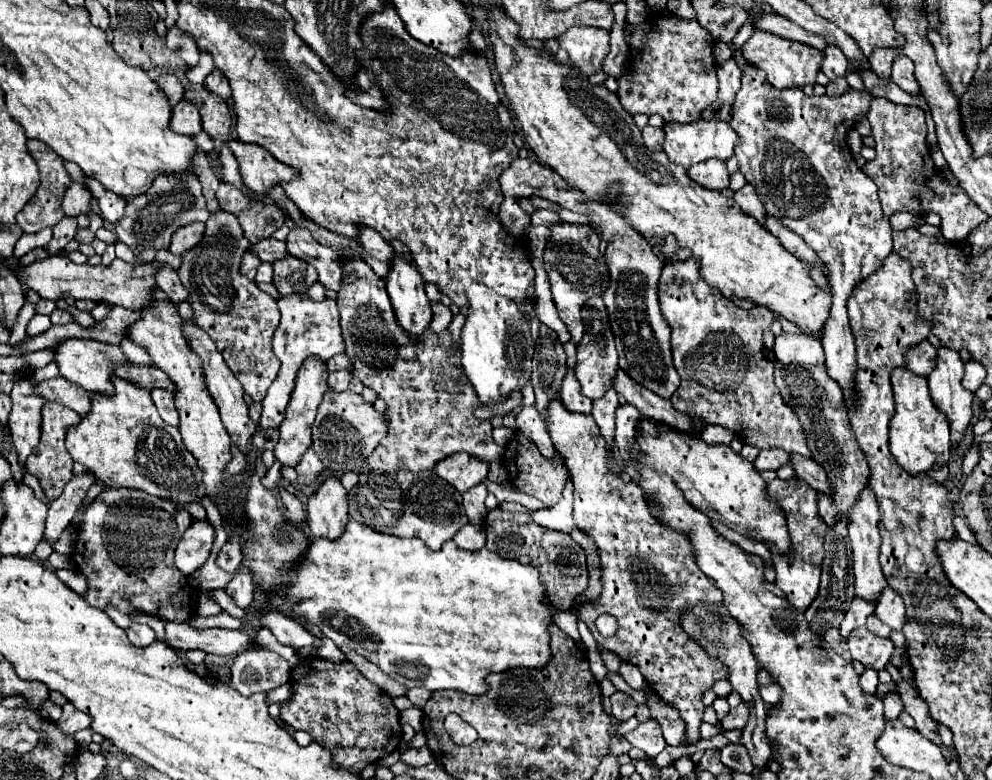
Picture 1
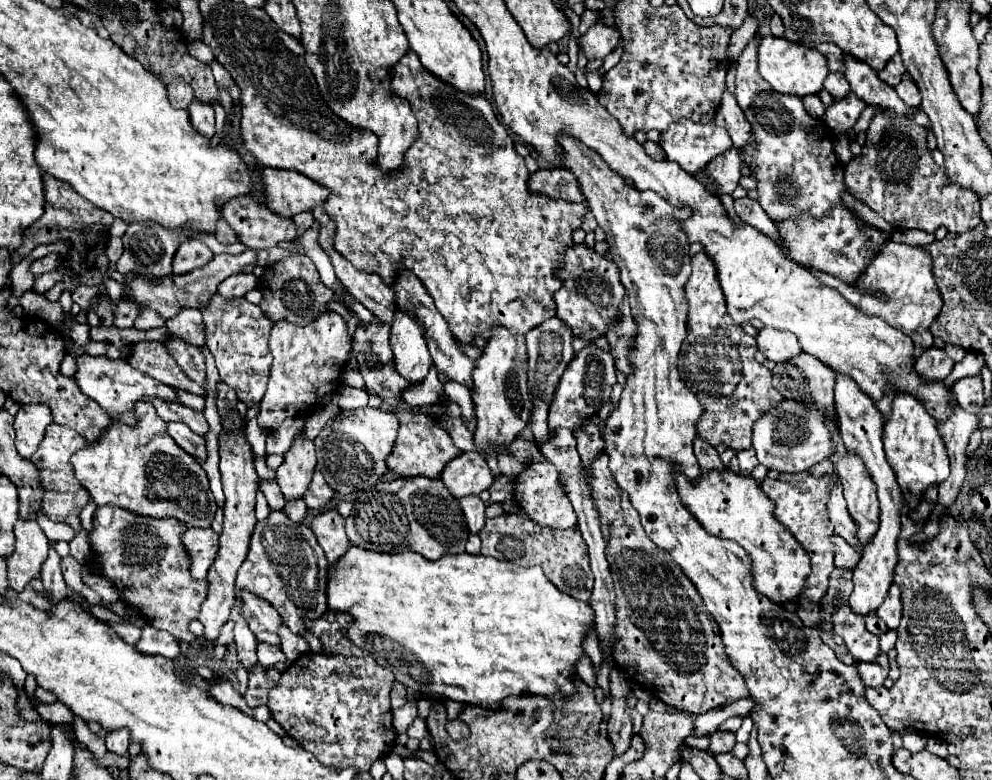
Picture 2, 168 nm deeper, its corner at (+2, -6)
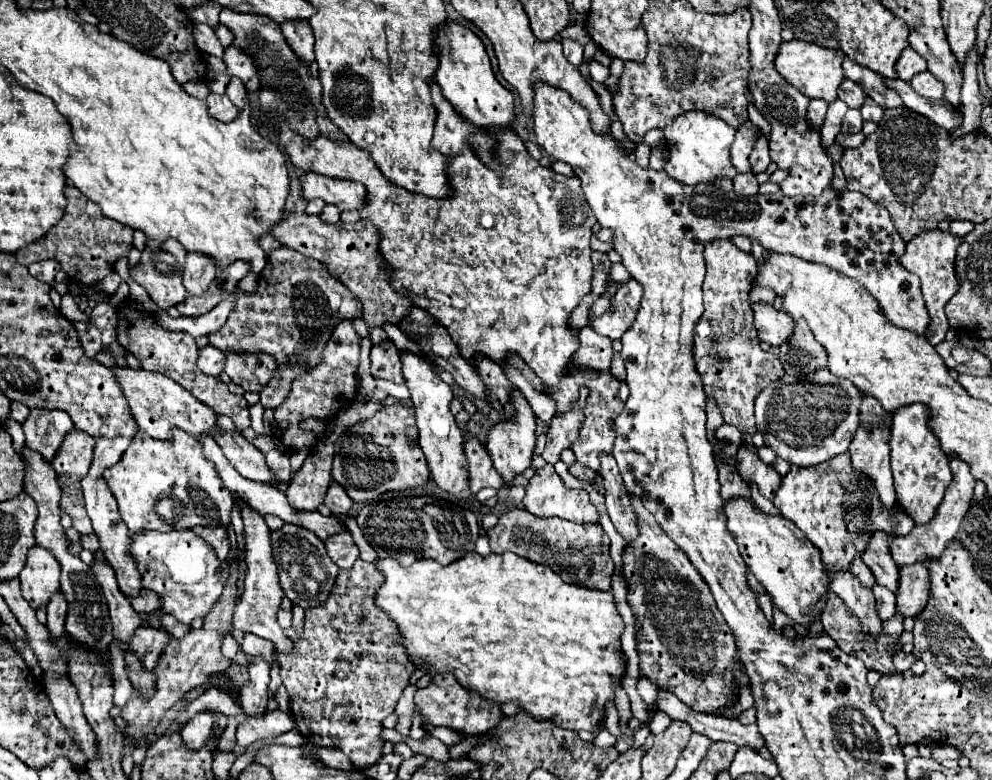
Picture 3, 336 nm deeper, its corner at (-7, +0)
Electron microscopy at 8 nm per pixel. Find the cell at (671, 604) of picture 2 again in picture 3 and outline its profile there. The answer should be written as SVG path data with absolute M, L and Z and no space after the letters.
M628 493L628 499L636 515L638 537L626 543L622 569L628 581L628 605L640 623L636 635L640 675L674 693L694 711L712 713L736 701L740 689L748 685L748 675L736 661L732 631L686 553L668 539L636 495Z

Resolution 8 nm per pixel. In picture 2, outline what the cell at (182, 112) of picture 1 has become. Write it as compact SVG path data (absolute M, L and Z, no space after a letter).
M193 101L189 105L189 115L191 115L191 123L199 133L205 133L207 137L215 135L215 113L213 107L207 103L199 103Z

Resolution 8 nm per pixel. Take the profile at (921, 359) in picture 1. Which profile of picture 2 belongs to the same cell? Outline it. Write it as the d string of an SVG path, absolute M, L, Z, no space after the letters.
M931 347L931 349L927 349L927 351L917 359L915 369L917 369L917 373L919 373L923 379L927 379L927 381L943 381L943 379L951 373L953 365L955 365L955 361L949 359L943 349Z

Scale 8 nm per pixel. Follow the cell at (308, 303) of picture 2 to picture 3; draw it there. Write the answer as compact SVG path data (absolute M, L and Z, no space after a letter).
M278 247L268 255L268 265L258 277L258 291L256 295L246 295L238 289L238 303L236 309L230 313L224 327L208 335L208 343L222 349L222 351L266 351L278 359L278 371L274 373L274 379L260 391L260 403L264 407L278 407L284 397L290 391L290 383L306 369L320 361L322 347L326 339L330 339L330 331L336 327L340 319L354 319L362 315L362 303L360 299L342 285L322 263L316 259L304 257L302 253L290 249L290 247Z

